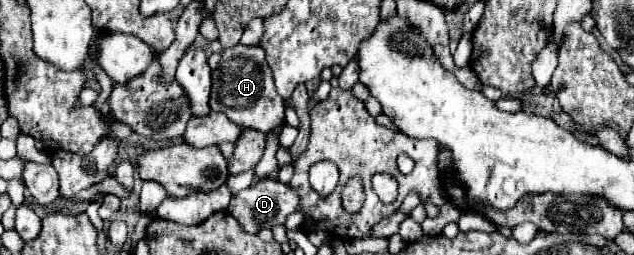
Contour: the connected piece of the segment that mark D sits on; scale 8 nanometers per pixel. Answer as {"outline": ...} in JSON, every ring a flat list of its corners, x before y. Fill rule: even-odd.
{"outline":[[263,178,247,190,233,194,229,212,235,216,243,232,257,234,261,228,283,224,297,210,299,196,287,184]]}

